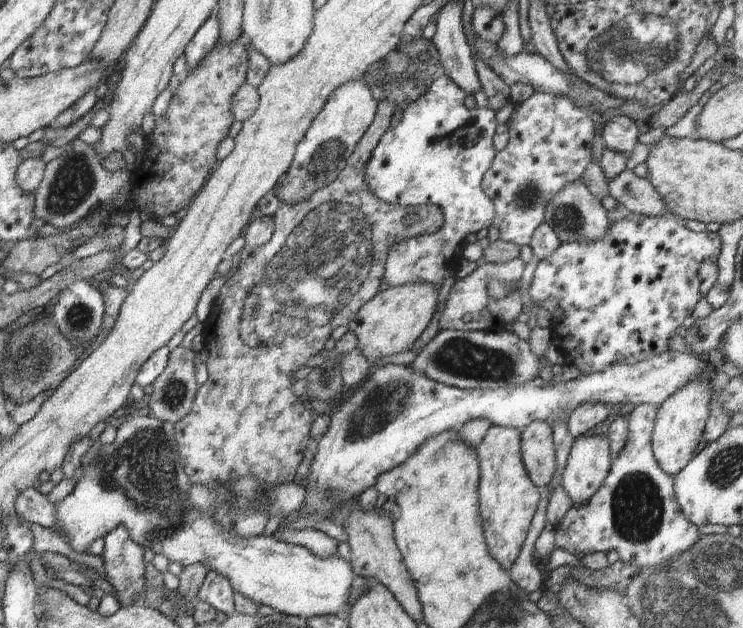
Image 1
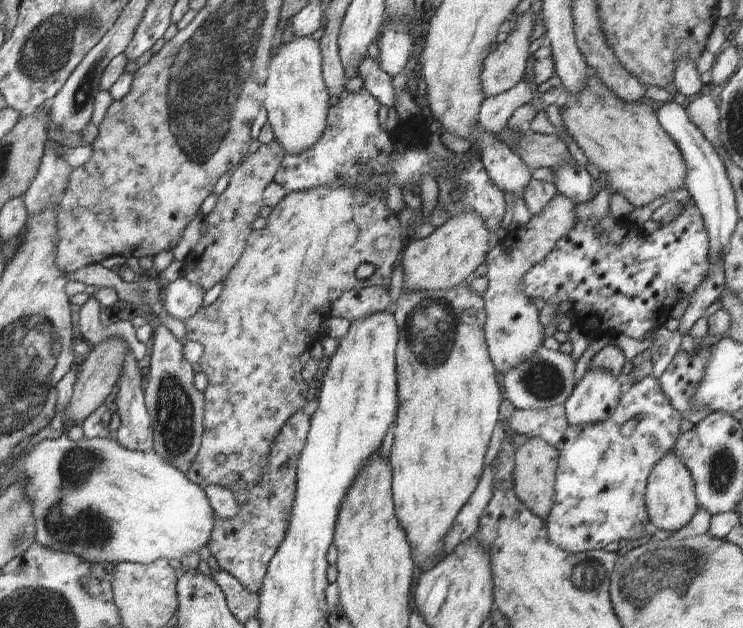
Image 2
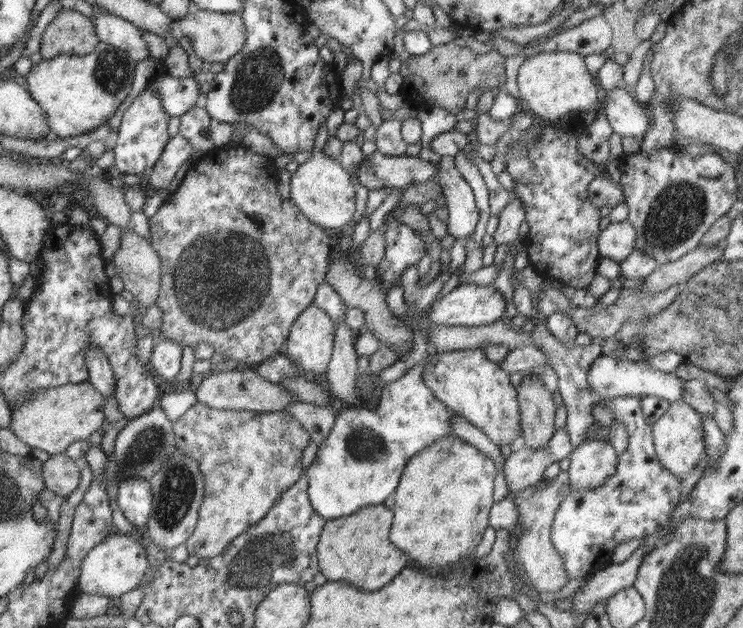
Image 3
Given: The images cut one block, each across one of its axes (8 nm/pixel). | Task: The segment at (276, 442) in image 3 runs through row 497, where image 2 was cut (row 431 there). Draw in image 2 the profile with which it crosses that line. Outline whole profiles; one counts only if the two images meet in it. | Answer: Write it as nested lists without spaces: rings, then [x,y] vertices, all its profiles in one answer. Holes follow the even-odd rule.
[[[376,176],[368,178],[364,186],[360,188],[350,188],[346,182],[338,182],[338,184],[330,184],[330,186],[321,186],[311,189],[292,191],[286,195],[286,198],[272,209],[272,213],[267,217],[268,224],[263,229],[254,229],[252,234],[248,236],[244,252],[240,256],[240,260],[236,262],[234,268],[230,270],[226,280],[224,280],[224,290],[214,303],[200,307],[200,310],[188,320],[184,320],[186,328],[186,336],[188,341],[198,342],[204,348],[202,358],[198,360],[198,368],[208,376],[210,384],[204,392],[204,400],[206,400],[206,410],[204,410],[204,436],[202,436],[202,446],[196,453],[196,458],[192,462],[190,470],[185,474],[186,478],[204,489],[204,486],[216,484],[236,492],[236,490],[250,490],[256,486],[258,478],[262,476],[262,472],[266,470],[268,464],[268,456],[270,456],[270,446],[274,442],[274,436],[280,432],[280,428],[286,424],[286,420],[296,414],[299,410],[303,410],[306,402],[311,398],[311,384],[308,384],[303,378],[300,370],[303,365],[300,363],[300,355],[311,349],[313,344],[318,341],[320,333],[320,324],[332,312],[332,304],[342,296],[346,290],[358,290],[358,288],[366,288],[366,286],[382,286],[389,288],[392,272],[398,262],[400,250],[402,250],[402,232],[401,224],[394,216],[384,200],[384,188],[380,186],[380,180]],[[360,264],[372,264],[374,273],[367,279],[356,278],[356,268]]]

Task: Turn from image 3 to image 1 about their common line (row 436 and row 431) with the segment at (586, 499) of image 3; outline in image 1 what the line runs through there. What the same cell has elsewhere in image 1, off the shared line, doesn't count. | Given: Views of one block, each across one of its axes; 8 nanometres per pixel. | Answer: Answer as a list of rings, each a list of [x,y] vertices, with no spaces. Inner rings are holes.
[[[642,403],[628,414],[629,433],[624,448],[612,460],[608,476],[587,503],[580,506],[573,504],[562,520],[555,525],[555,548],[563,548],[578,559],[590,553],[607,554],[610,550],[616,550],[620,561],[640,568],[675,559],[681,552],[692,548],[701,537],[697,526],[682,514],[680,505],[675,499],[673,476],[666,474],[654,458],[651,438],[657,410],[655,405]]]

